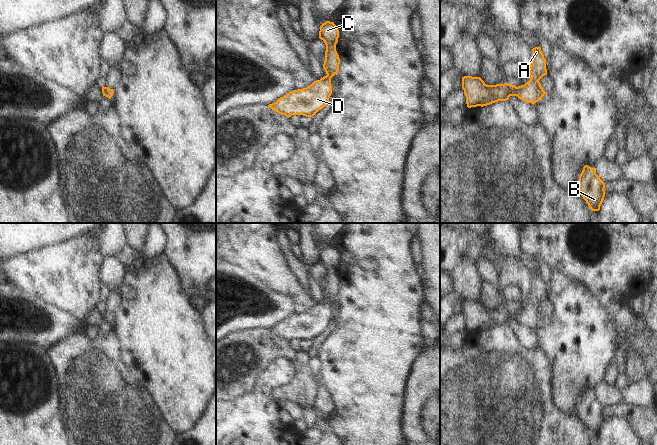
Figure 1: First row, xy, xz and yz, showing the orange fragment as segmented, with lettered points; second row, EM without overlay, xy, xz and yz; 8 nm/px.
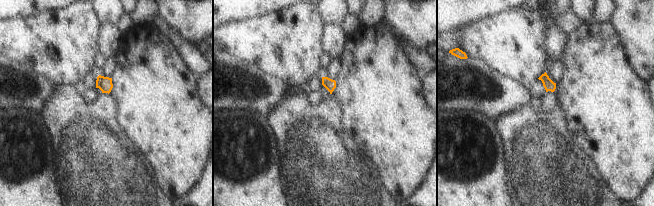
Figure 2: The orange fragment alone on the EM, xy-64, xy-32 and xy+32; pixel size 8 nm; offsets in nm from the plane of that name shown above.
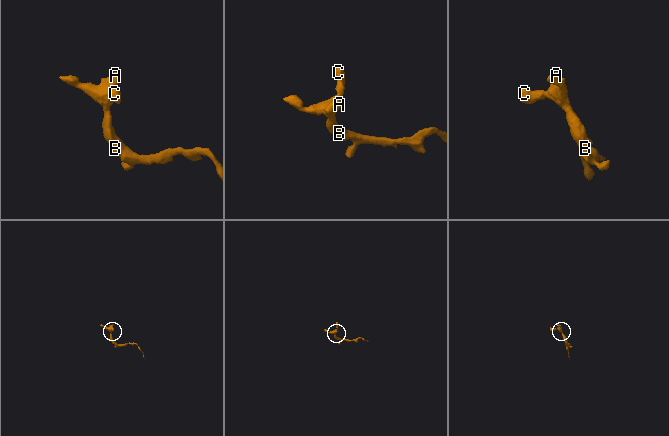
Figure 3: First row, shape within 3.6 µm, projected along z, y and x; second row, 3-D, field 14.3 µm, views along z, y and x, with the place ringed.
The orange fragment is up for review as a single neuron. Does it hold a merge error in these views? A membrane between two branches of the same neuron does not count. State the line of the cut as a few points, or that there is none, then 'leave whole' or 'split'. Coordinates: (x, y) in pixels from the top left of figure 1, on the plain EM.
no cut | leave whole

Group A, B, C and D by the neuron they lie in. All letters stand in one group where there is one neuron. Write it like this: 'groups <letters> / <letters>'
groups A B C D

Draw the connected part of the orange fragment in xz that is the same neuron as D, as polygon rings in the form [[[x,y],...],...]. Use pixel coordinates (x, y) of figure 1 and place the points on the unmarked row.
[[[326,245],[320,250],[319,262],[326,269],[323,292],[327,299],[314,305],[308,311],[289,316],[268,329],[269,332],[287,342],[292,339],[313,341],[329,326],[332,318],[331,302],[338,297],[340,288],[340,282],[336,275],[339,254],[334,246]]]

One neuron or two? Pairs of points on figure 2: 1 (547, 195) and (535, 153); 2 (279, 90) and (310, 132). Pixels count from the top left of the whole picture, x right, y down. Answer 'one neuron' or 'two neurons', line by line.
1: one neuron
2: two neurons

